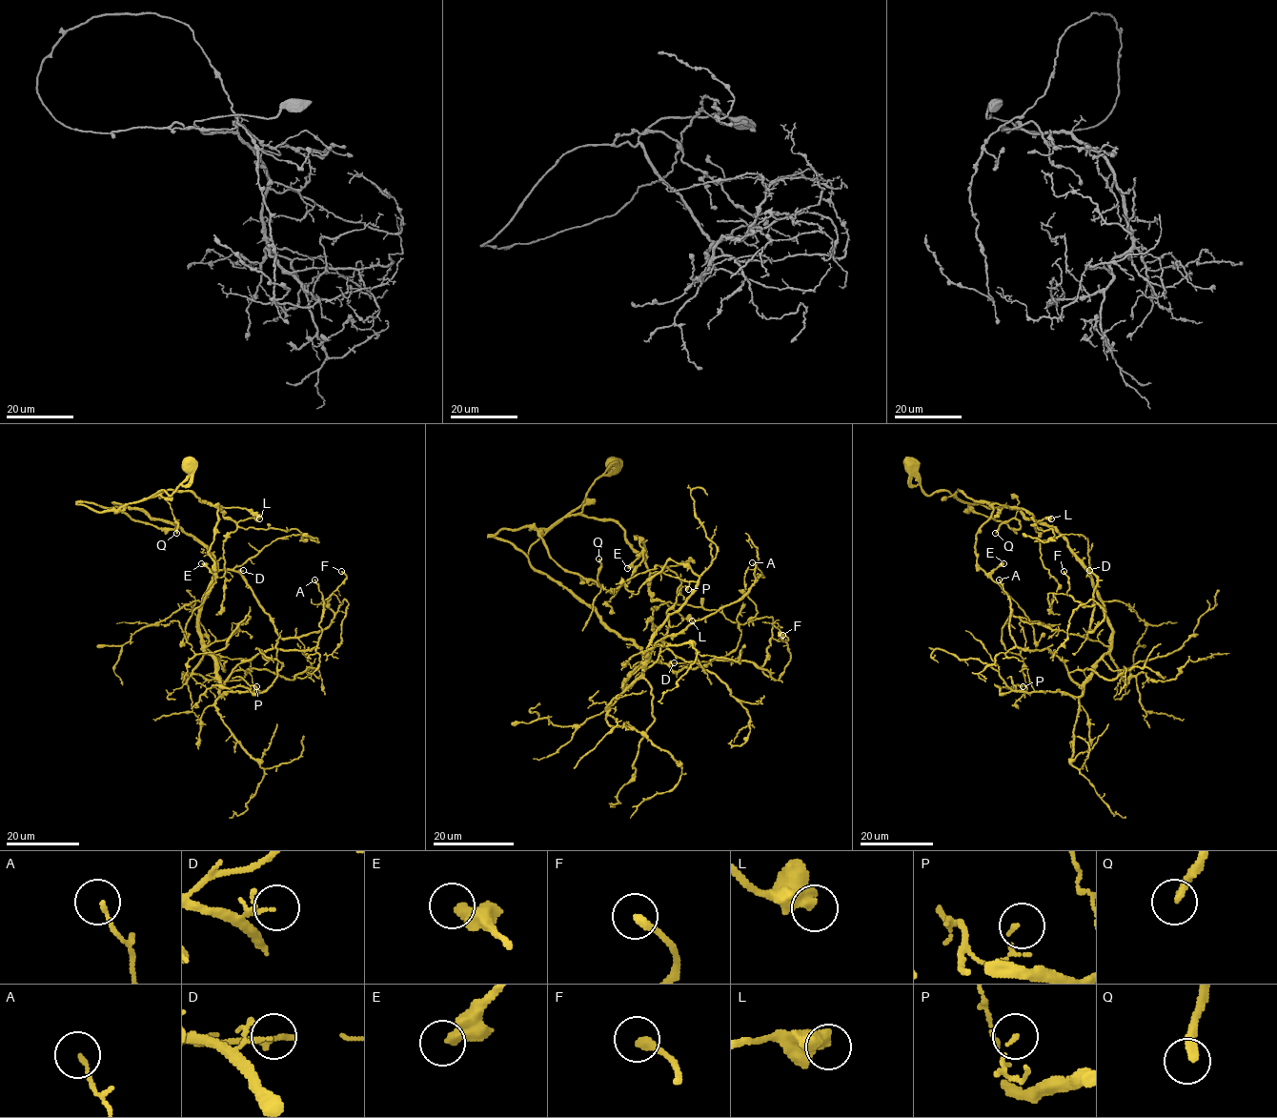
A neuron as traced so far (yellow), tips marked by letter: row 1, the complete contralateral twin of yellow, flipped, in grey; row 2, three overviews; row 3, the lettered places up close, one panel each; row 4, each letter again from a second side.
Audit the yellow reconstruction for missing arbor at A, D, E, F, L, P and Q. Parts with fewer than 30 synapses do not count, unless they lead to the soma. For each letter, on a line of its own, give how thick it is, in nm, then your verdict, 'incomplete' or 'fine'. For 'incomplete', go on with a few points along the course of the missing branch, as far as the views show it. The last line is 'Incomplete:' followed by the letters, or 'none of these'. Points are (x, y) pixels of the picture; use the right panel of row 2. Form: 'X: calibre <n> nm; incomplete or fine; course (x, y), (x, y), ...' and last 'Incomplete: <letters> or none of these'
A: calibre 110 nm; fine
D: calibre 80 nm; fine
E: calibre 400 nm; fine
F: calibre 280 nm; fine
L: calibre 600 nm; fine
P: calibre 100 nm; fine
Q: calibre 240 nm; incomplete; course (995, 533), (951, 588), (940, 621), (938, 658), (921, 695), (924, 702), (946, 708), (962, 703)
Incomplete: Q

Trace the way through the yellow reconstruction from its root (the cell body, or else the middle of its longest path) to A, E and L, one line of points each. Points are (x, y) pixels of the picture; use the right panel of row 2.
A: (912, 464), (928, 495), (1004, 504), (1066, 540), (1111, 630), (1082, 684), (1050, 649), (1015, 644), (999, 579)
E: (912, 464), (926, 494), (959, 490), (992, 509), (976, 535), (976, 561), (986, 573), (1003, 563)
L: (912, 464), (928, 495), (947, 490), (955, 497), (959, 490), (990, 505), (1023, 508), (1035, 522), (1051, 518)

